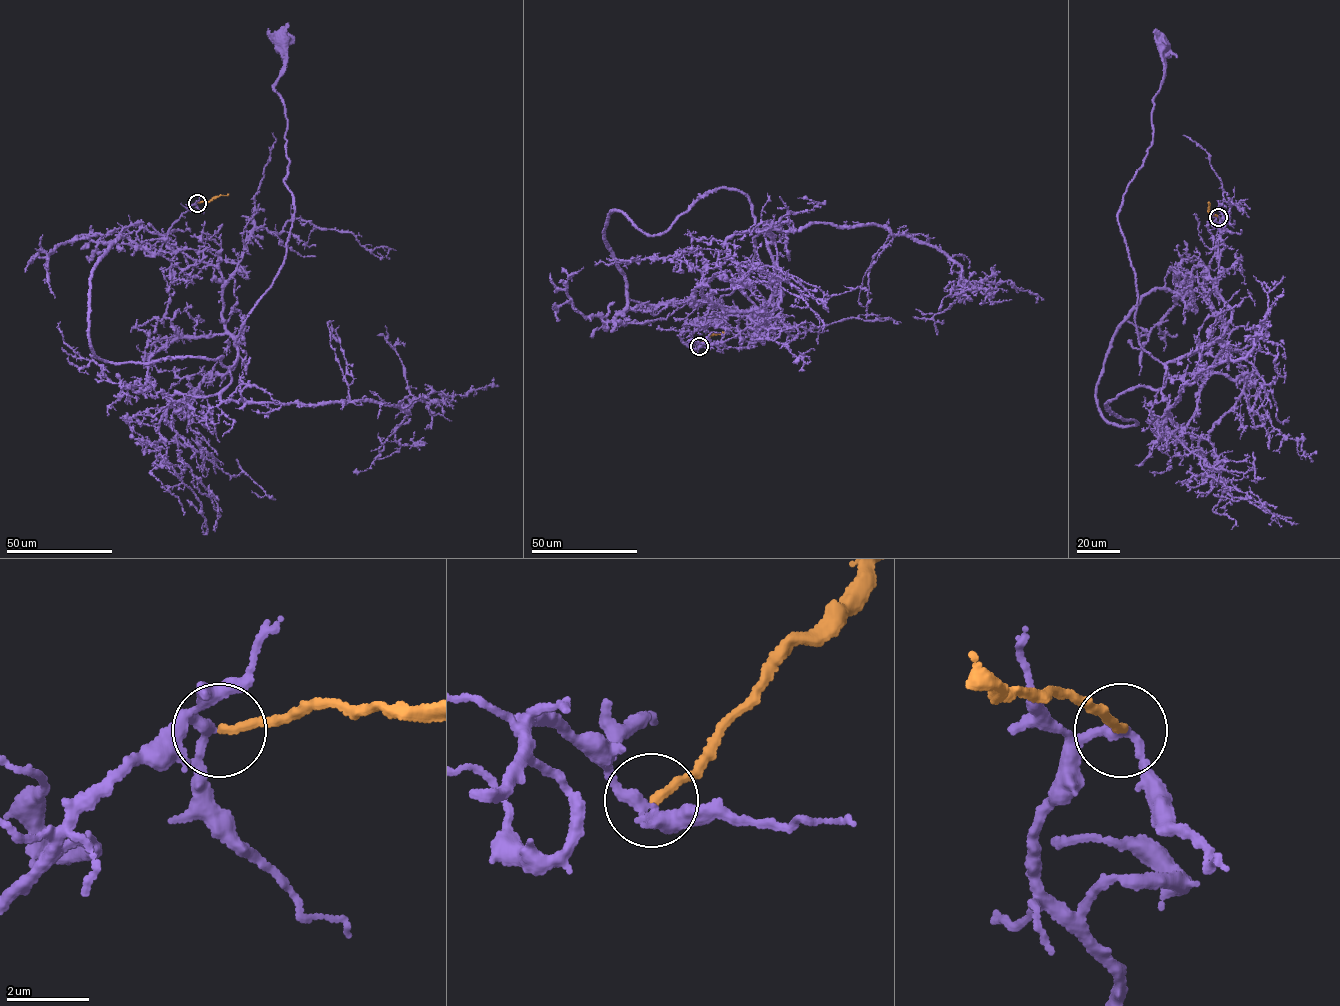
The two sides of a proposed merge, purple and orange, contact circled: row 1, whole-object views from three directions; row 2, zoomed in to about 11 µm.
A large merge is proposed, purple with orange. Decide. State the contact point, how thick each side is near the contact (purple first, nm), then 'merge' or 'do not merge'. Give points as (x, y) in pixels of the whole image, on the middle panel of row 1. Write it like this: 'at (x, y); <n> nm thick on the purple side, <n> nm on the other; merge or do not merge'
at (699, 346); 240 nm thick on the purple side, 200 nm on the other; merge

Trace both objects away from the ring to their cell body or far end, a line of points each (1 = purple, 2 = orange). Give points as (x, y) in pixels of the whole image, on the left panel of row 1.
1: (197, 203), (166, 245), (217, 269), (235, 345), (283, 263), (293, 217), (274, 87), (281, 41)
2: (197, 203), (228, 195)

